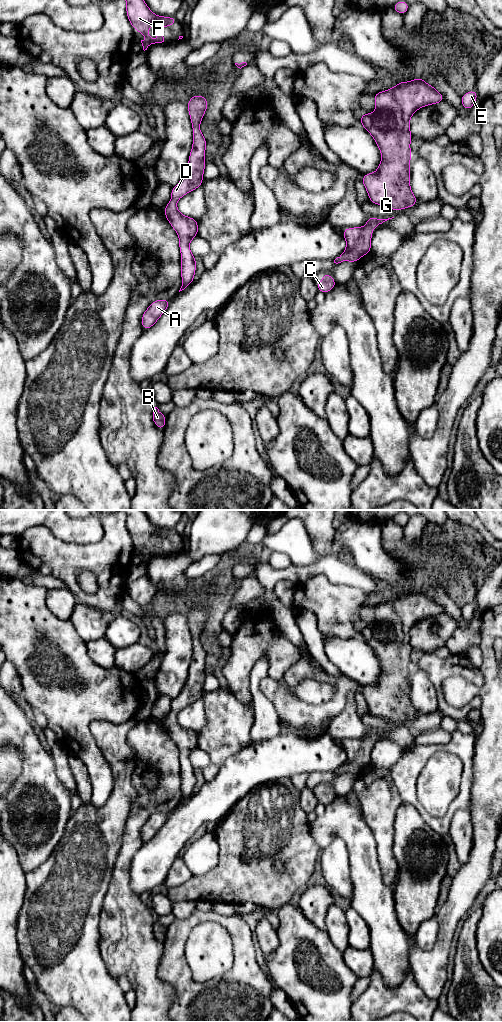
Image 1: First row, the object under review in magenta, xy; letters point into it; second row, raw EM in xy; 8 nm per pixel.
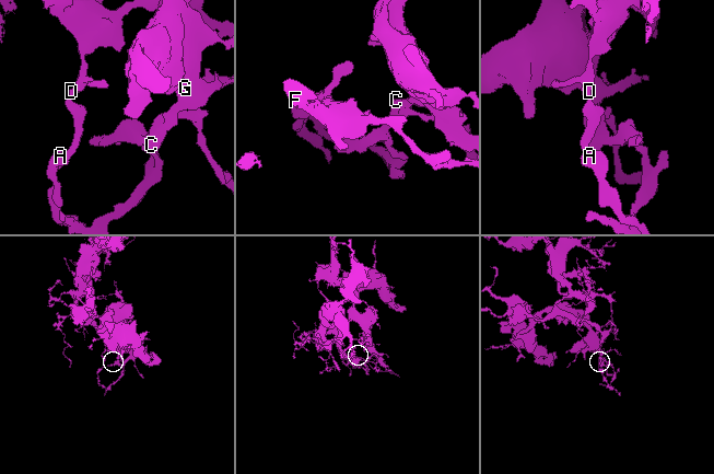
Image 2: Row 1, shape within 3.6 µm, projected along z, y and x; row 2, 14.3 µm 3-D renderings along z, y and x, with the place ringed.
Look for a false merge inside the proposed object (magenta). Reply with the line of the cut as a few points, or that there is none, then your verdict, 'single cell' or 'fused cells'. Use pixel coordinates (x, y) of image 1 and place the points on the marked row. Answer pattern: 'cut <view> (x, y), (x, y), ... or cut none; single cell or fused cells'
cut none; single cell

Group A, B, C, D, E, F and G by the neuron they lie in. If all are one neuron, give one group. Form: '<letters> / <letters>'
A B C D E F G

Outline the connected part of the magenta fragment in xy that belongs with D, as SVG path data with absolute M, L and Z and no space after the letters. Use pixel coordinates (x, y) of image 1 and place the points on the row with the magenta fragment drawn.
M193 95L187 106L193 128L193 145L187 169L180 182L172 187L171 200L163 210L168 222L179 236L182 278L182 286L179 292L194 281L196 258L193 256L189 244L194 237L198 236L198 222L197 219L181 214L176 204L185 194L194 191L203 184L206 164L205 149L207 148L206 140L199 126L207 110L208 101L203 95Z

